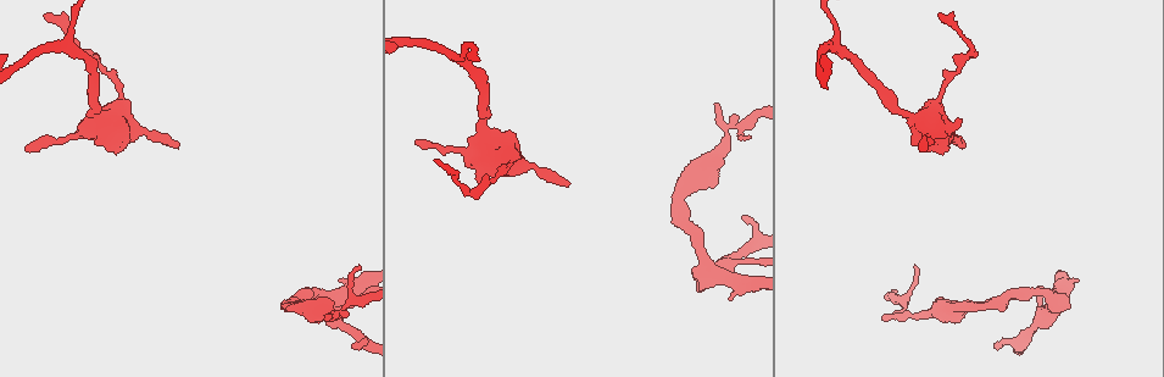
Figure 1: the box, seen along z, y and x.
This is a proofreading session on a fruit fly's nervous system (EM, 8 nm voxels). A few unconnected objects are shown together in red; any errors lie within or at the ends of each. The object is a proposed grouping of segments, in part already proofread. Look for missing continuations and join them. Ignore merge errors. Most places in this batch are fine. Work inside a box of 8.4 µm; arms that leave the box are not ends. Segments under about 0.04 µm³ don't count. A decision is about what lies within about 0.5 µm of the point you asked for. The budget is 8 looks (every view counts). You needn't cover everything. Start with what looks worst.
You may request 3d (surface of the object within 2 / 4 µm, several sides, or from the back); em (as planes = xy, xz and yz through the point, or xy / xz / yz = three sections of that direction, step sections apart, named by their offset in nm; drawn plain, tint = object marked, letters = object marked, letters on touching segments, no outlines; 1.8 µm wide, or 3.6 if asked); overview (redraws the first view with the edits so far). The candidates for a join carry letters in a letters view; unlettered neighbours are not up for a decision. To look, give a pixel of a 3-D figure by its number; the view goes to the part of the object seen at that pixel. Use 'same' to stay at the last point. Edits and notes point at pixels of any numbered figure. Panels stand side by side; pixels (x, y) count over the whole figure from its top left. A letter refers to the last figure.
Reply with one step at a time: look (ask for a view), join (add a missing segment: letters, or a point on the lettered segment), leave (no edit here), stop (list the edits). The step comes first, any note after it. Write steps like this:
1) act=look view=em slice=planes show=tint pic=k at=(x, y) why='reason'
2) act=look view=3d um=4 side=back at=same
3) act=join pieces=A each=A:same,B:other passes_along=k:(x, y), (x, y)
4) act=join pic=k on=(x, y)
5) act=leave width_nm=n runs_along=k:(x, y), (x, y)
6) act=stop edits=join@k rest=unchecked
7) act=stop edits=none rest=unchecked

act=look view=3d um=4 pic=1 at=(178, 147) why='branch stops here'

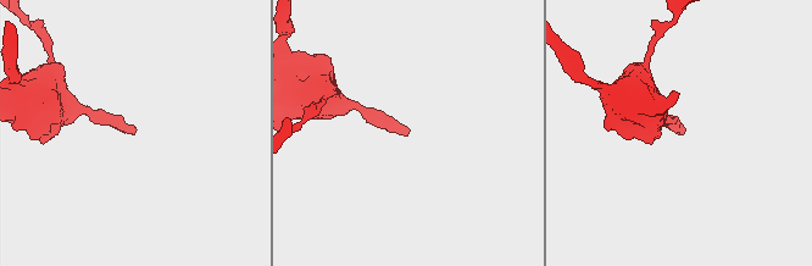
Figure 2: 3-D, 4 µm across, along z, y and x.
act=look view=em slice=planes show=letters pic=2 at=(133, 132)

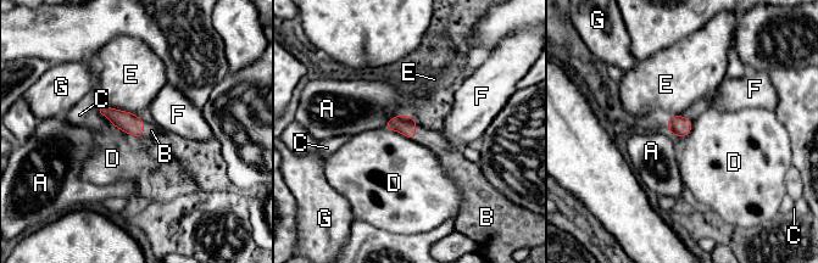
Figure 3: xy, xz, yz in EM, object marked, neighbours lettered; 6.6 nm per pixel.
act=join pieces=B each=A:other,B:same,C:other,D:other,E:other,F:other,G:other passes_along=3:(127, 122), (143, 129), (151, 130) found='it goes on there'

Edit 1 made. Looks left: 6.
act=look view=3d um=4 pic=1 at=(24, 150)

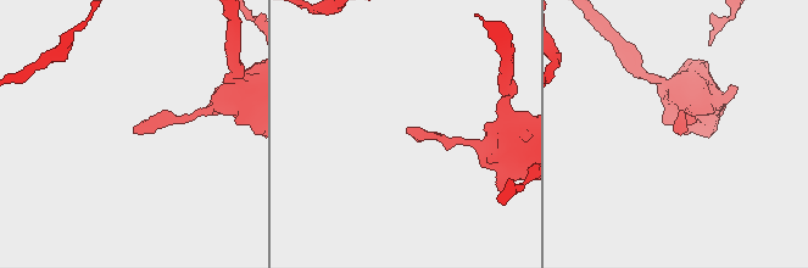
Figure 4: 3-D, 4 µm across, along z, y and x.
act=look view=em slice=planes show=letters pic=4 at=(410, 131) why='shape alone is not enough'

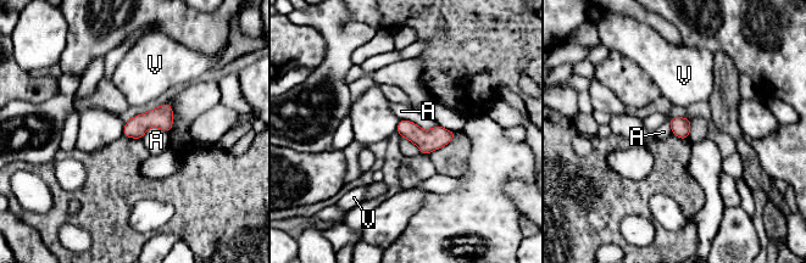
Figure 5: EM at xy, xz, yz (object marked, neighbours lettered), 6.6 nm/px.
act=leave longest_contact=A:260nm each=A:other,V:other border=5:(400, 118), (424, 129), (437, 126) found='none of them fits'

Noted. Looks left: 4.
act=look view=3d um=4 side=back pic=1 at=(997, 348) why='tapers out'

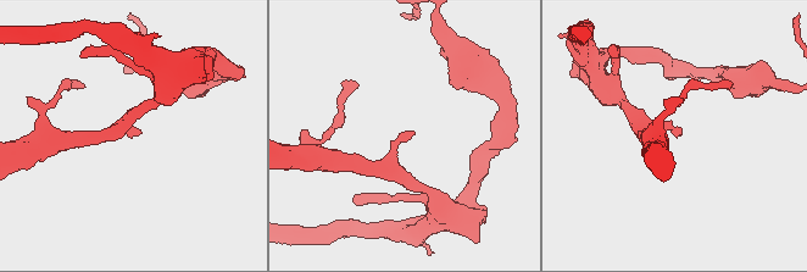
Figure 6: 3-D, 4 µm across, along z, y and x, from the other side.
act=look view=em slice=planes show=letters pic=6 at=(679, 130) why='need the tissue'

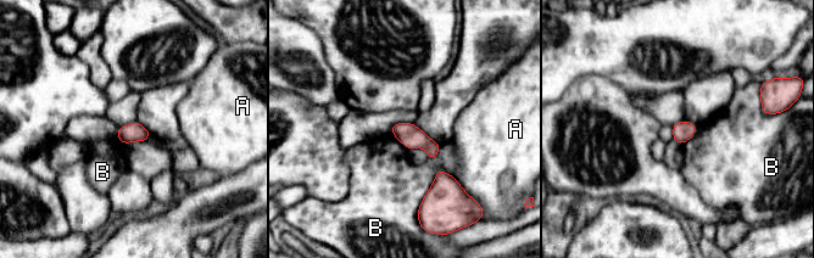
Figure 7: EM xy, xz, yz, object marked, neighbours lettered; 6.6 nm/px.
act=leave width_nm=130 each=A:other,B:other found='none of them fits'

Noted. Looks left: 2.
act=stop edits=join@3 rest=unchecked

